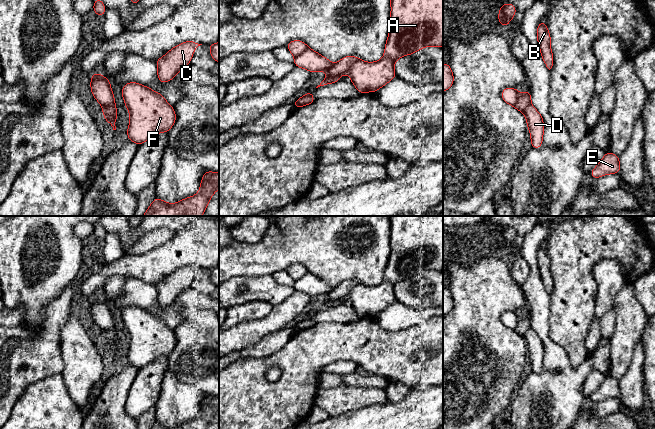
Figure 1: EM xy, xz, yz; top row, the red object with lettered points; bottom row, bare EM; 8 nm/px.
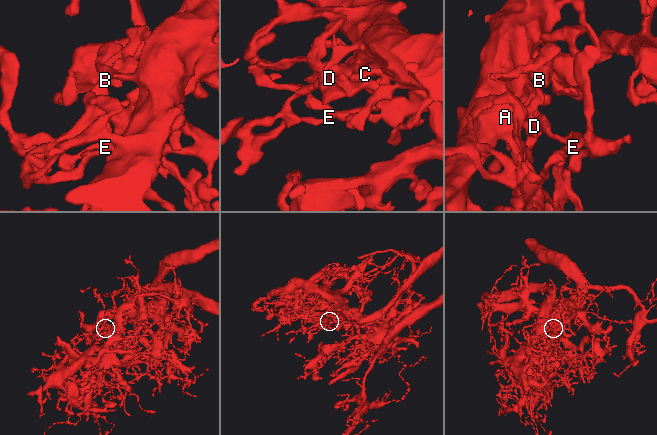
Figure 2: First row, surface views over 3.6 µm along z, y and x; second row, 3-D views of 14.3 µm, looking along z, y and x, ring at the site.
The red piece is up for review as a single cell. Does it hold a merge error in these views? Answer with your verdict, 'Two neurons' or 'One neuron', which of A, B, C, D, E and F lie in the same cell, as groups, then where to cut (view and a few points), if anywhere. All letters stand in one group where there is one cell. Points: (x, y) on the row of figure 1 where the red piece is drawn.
Two neurons. Groups: A B / C D E F. Split along xz (359, 59), (347, 73)

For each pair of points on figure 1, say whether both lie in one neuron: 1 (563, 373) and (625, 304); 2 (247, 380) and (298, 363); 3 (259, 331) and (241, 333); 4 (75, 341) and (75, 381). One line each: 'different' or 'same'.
1: different
2: same
3: same
4: same

